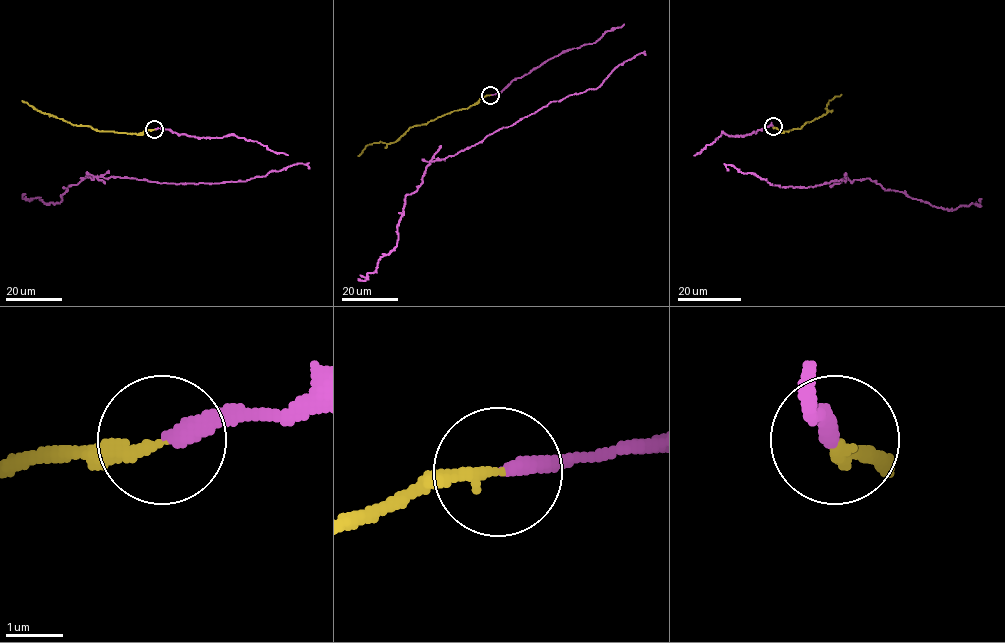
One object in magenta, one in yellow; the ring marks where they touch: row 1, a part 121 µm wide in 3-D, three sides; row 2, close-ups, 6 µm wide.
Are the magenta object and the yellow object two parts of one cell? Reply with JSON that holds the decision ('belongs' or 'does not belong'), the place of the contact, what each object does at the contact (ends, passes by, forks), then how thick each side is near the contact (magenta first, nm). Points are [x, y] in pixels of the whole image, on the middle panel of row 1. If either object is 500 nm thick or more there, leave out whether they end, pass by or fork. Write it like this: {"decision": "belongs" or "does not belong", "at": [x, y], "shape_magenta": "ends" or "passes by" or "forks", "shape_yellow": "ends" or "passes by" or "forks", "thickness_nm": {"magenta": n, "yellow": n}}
{"decision": "belongs", "at": [490, 95], "shape_magenta": "ends", "shape_yellow": "ends", "thickness_nm": {"magenta": 280, "yellow": 200}}

